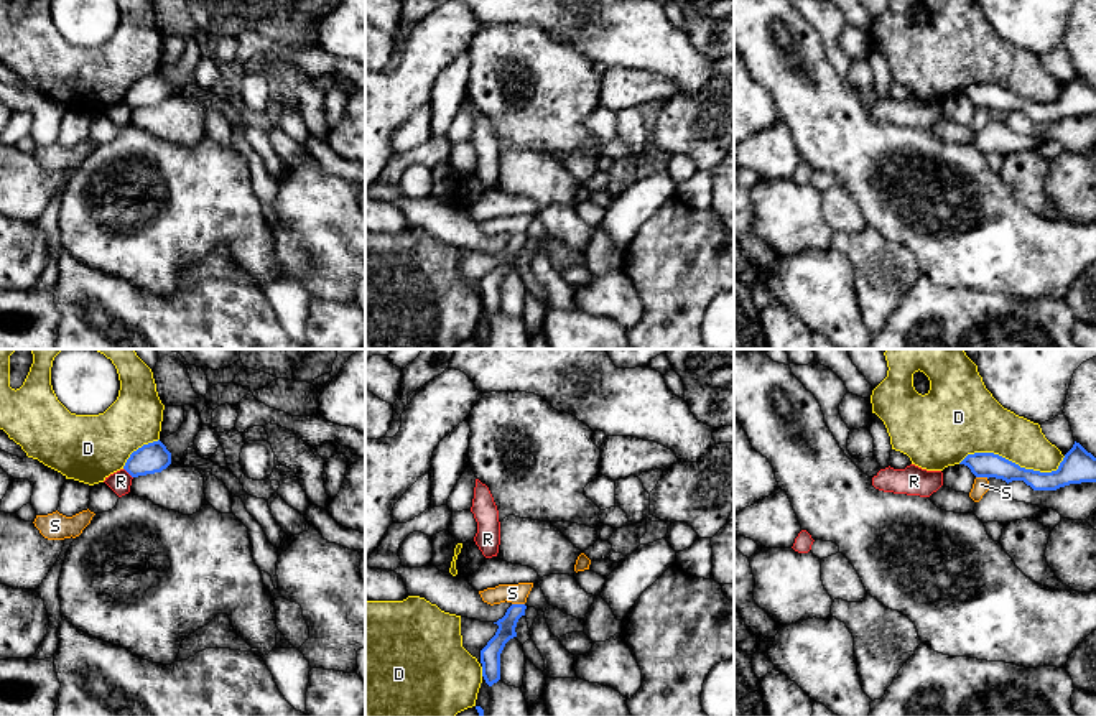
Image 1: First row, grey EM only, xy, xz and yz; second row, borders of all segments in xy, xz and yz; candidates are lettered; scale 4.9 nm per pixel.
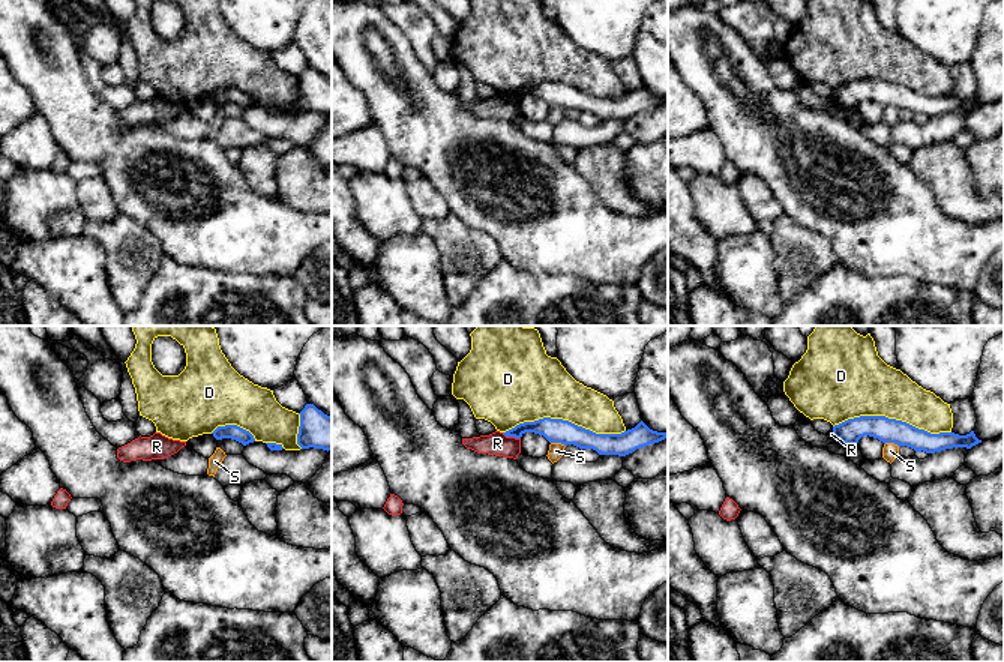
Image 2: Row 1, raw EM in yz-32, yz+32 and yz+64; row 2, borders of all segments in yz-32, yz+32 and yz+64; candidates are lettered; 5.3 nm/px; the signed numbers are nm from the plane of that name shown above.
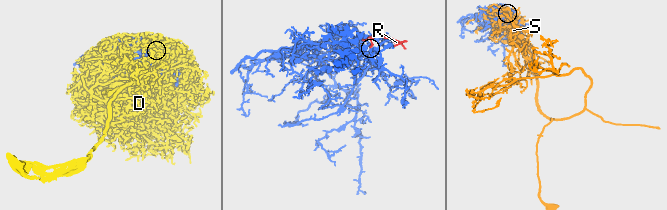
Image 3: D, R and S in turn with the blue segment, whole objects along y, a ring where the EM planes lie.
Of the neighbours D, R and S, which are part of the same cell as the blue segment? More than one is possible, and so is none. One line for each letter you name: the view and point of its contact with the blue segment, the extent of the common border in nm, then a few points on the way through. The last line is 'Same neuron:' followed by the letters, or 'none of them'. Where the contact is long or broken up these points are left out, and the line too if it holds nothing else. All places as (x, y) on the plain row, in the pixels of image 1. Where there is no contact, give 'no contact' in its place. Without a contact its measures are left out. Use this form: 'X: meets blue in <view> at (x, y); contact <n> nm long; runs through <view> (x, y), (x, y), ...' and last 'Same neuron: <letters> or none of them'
Same neuron: none of them

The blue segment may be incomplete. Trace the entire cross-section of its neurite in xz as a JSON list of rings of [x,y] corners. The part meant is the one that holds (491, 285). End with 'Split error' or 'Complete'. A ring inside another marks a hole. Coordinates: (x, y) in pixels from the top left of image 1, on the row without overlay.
[[[512,235],[505,247],[499,250],[495,267],[481,281],[482,308],[489,318],[500,311],[500,285],[505,275],[517,268],[515,258],[522,247],[525,247],[525,235]]]. Complete

